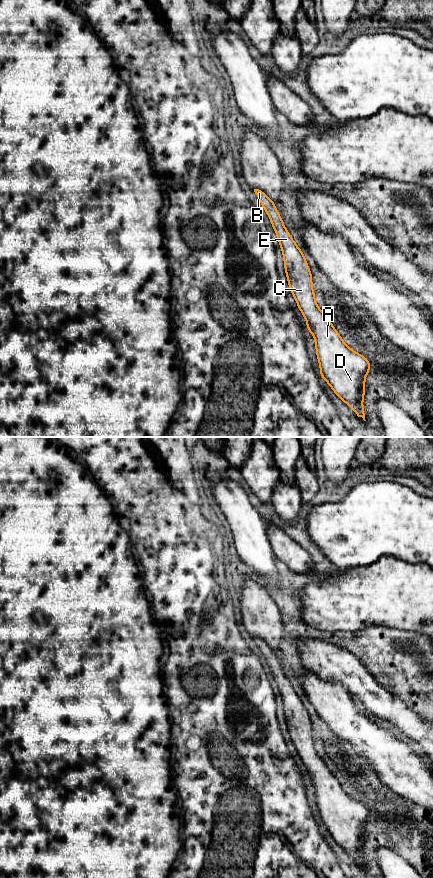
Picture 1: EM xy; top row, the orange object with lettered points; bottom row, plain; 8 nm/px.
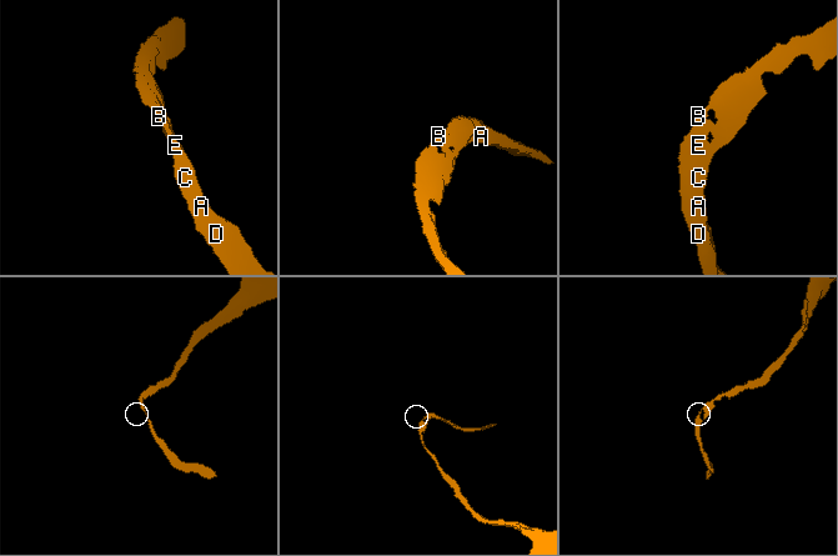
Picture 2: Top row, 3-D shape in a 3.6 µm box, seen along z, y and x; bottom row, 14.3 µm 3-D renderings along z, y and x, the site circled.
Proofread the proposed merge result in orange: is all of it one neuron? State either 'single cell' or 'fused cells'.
single cell

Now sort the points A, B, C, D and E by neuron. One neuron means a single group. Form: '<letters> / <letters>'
A B C D E

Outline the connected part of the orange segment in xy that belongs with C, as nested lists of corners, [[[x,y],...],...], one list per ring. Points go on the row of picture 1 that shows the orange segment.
[[[254,189],[254,192],[277,234],[291,293],[306,319],[306,328],[315,338],[320,376],[358,417],[366,421],[363,396],[365,376],[370,371],[370,362],[344,343],[337,330],[318,307],[313,292],[312,275],[303,252],[285,228],[274,202],[261,190]]]

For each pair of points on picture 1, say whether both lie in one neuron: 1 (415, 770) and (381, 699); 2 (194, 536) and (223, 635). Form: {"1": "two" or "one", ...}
{"1": "two", "2": "one"}

